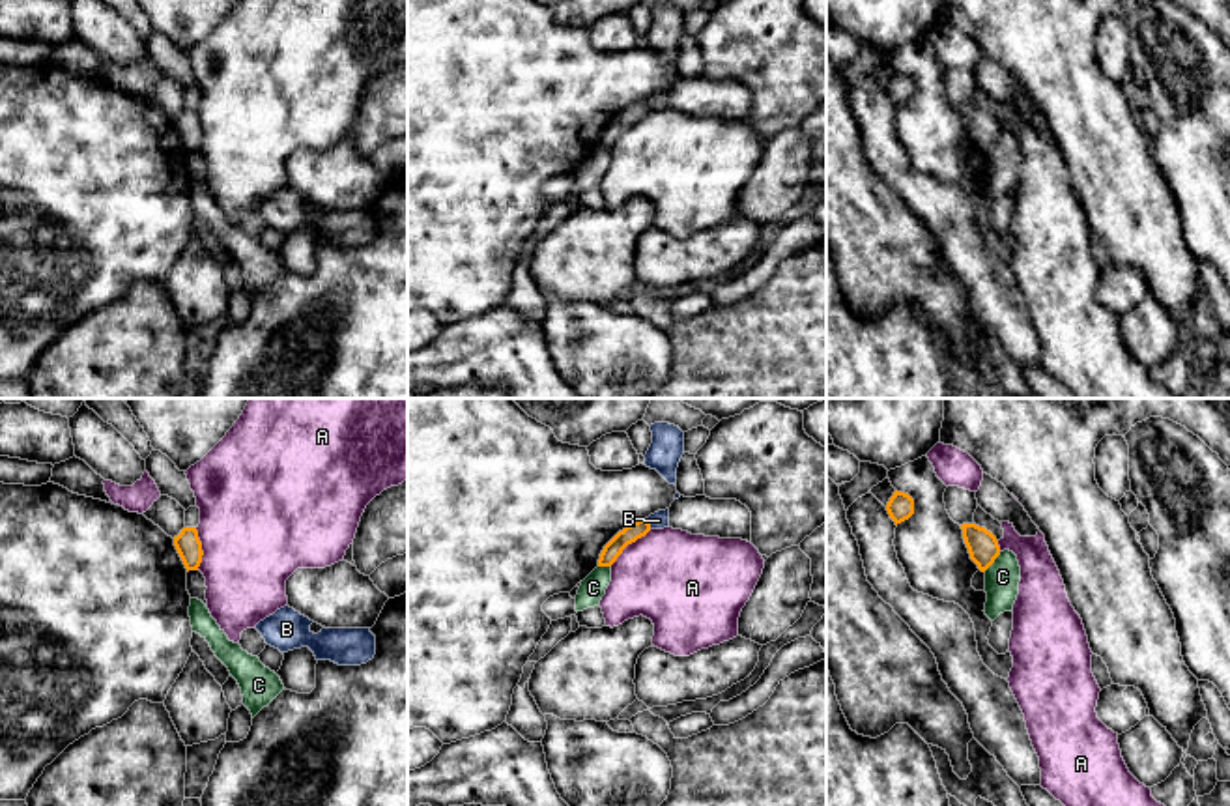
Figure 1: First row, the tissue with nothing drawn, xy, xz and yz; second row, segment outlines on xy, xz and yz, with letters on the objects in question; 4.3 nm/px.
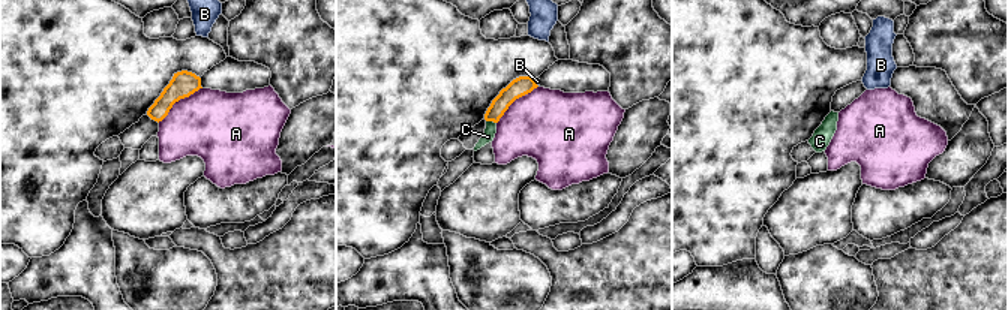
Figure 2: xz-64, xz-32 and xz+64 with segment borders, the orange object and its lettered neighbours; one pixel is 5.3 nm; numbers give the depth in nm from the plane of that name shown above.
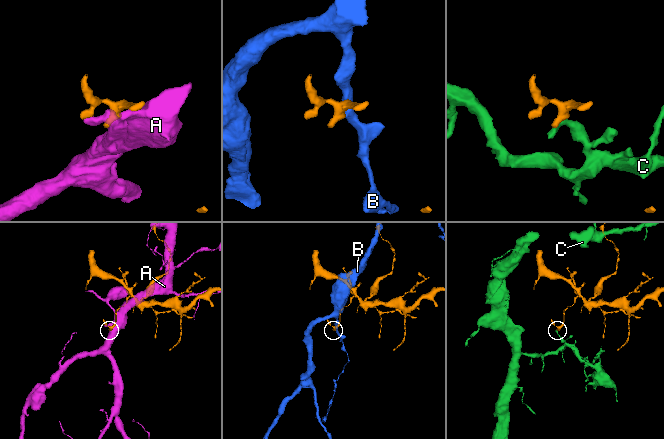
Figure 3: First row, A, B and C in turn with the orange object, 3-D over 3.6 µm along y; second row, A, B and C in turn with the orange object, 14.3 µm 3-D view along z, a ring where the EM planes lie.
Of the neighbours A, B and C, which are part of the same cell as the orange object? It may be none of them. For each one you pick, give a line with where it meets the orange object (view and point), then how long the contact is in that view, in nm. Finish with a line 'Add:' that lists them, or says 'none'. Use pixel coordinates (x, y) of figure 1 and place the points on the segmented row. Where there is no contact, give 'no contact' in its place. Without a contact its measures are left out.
Add: none

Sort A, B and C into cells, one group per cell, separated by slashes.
A / B / C

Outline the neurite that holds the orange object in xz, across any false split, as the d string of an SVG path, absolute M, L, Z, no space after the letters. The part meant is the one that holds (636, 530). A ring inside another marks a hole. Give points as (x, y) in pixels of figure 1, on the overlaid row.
M647 518L626 525L604 546L598 559L598 567L611 567L628 544L645 537L649 531L651 531L651 524Z

